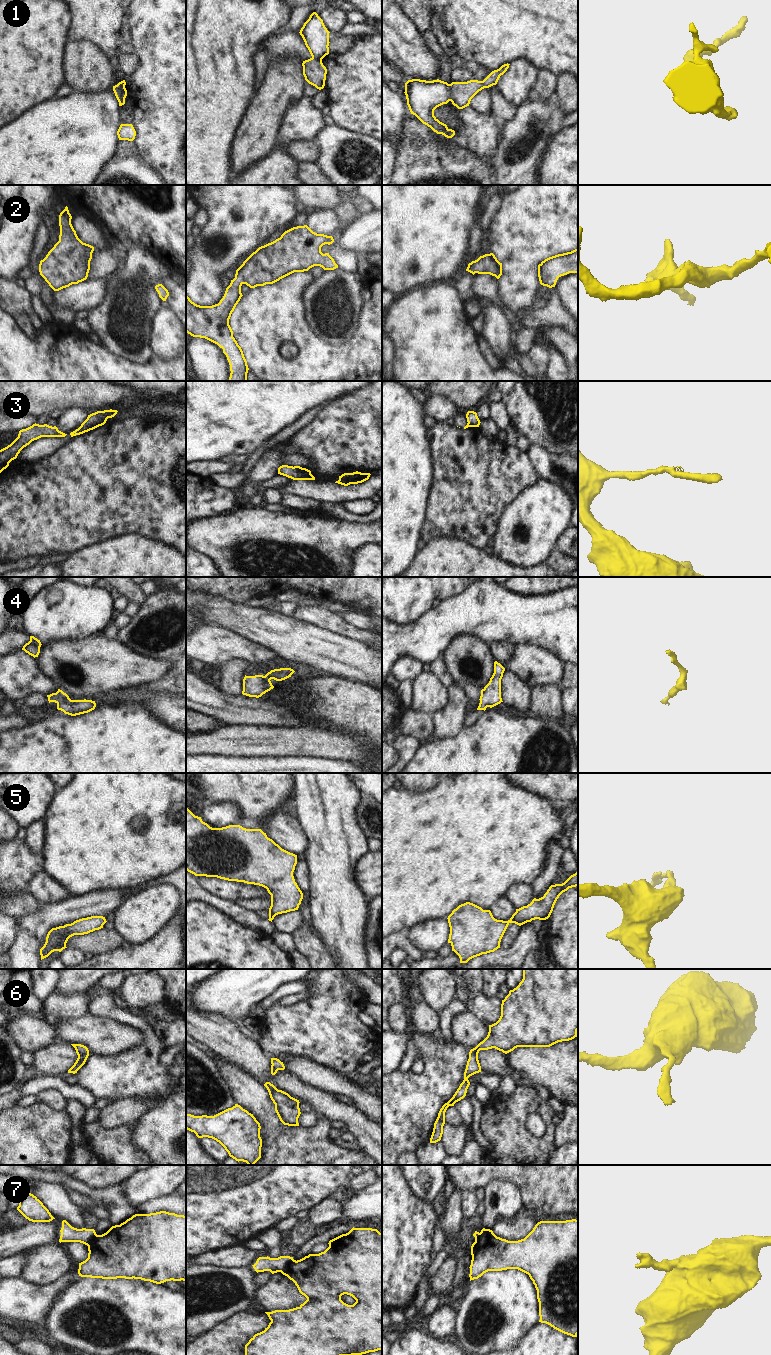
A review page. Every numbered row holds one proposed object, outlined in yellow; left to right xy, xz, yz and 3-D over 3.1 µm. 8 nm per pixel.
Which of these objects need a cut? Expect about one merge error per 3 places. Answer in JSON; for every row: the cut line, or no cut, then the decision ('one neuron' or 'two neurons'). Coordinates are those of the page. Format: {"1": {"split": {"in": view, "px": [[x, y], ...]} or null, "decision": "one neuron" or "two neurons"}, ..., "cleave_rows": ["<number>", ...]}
{"1": {"split": {"in": "xy", "px": [[120, 82], [118, 96], [121, 99]]}, "decision": "two neurons"}, "2": {"split": null, "decision": "one neuron"}, "3": {"split": {"in": "xy", "px": [[106, 420], [100, 420], [85, 431], [79, 429]]}, "decision": "two neurons"}, "4": {"split": null, "decision": "one neuron"}, "5": {"split": null, "decision": "one neuron"}, "6": {"split": null, "decision": "one neuron"}, "7": {"split": {"in": "xz", "px": [[292, 1258], [281, 1272]]}, "decision": "two neurons"}, "cleave_rows": ["1", "3", "7"]}

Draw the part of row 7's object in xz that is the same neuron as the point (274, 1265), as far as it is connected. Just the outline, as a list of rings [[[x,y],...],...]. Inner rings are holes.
[[[280,1256],[278,1258],[259,1257],[253,1266],[255,1271],[264,1272],[270,1271],[272,1274],[282,1272],[293,1259],[290,1256]]]

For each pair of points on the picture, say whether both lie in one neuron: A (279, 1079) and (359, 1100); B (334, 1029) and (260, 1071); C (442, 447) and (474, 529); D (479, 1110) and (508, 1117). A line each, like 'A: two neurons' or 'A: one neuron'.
A: two neurons
B: two neurons
C: one neuron
D: two neurons

